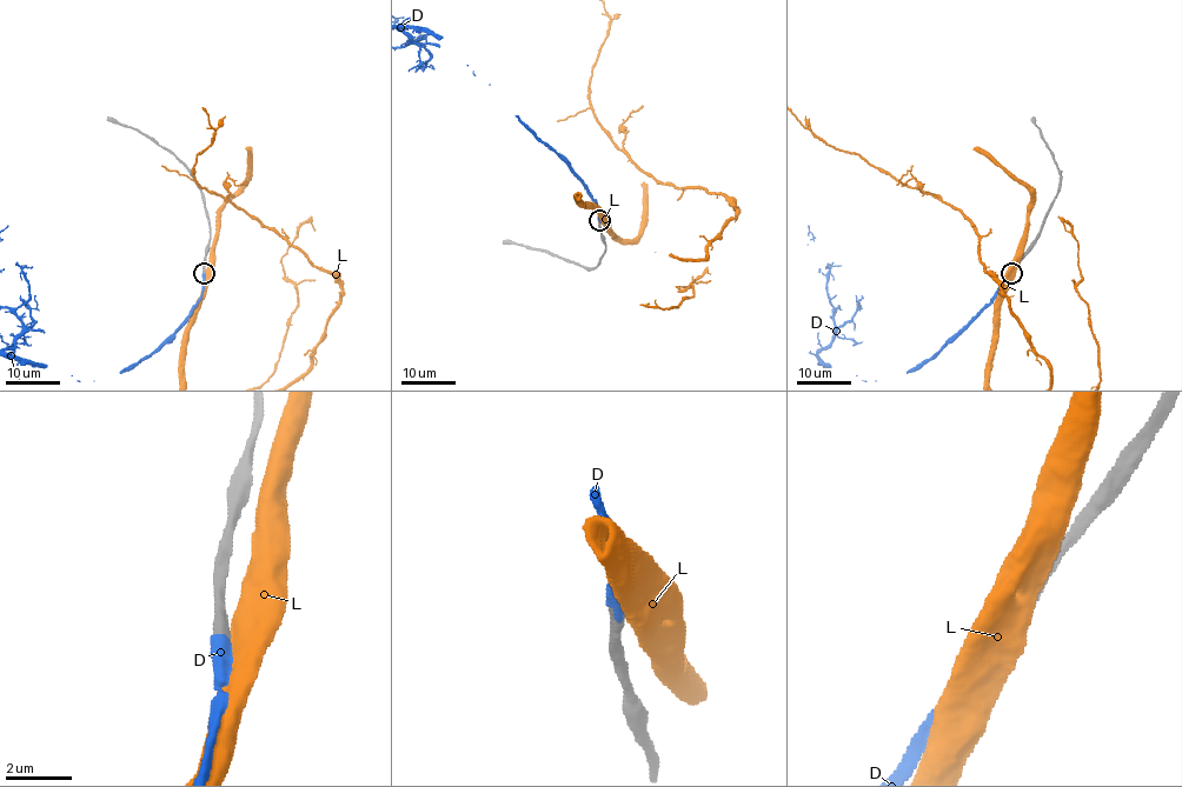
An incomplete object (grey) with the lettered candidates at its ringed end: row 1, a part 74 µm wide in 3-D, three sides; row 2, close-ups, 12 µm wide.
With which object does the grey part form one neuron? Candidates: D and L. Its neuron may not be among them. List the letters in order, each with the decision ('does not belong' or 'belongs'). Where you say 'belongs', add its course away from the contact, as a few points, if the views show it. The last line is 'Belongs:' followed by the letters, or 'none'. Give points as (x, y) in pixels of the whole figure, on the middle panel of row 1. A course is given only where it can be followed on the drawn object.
D: belongs; course (599, 220), (598, 205), (583, 180), (515, 115), (489, 84), (419, 26)
L: does not belong
Belongs: D

